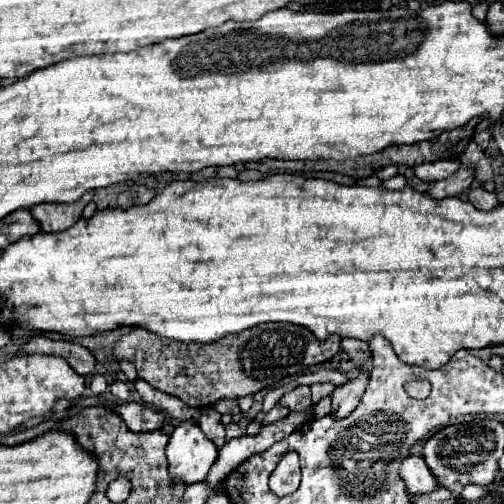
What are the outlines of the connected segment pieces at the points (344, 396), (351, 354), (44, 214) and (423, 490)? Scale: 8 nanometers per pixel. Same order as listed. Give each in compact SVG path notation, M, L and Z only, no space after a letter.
M360 370L360 376L356 380L350 380L344 386L336 386L332 392L332 416L334 418L346 418L354 408L358 406L358 400L366 388L368 376L364 370Z
M344 338L342 340L342 350L348 354L348 360L360 370L366 366L368 358L370 358L370 348L368 342L364 340L352 340L352 338Z
M72 202L72 204L38 204L30 208L32 216L38 220L40 228L44 232L62 232L70 228L84 210L84 202Z
M414 454L406 456L406 460L402 460L400 476L410 494L428 494L438 488L438 482L434 474L428 470L422 456L414 456Z

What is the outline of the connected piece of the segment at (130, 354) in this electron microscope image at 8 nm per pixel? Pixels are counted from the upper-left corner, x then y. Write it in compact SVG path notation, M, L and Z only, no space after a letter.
M288 322L258 324L254 328L240 332L240 334L228 334L228 336L220 338L218 342L210 342L210 344L176 342L170 338L160 338L158 334L152 334L144 328L132 328L126 336L122 336L116 342L114 358L116 360L130 360L136 366L138 378L146 380L152 388L166 392L170 396L176 396L192 408L204 408L204 406L216 404L222 398L242 398L248 394L256 394L262 388L268 388L274 382L280 382L288 376L294 376L308 366L322 364L322 362L330 360L340 350L340 340L342 338L338 338L338 336L318 340L310 330L296 326L296 324L288 324Z

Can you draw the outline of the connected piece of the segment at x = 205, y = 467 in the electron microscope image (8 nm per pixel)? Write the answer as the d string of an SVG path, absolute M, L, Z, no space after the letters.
M186 420L178 424L166 448L170 476L194 484L206 478L218 458L218 448L206 438L198 422Z

